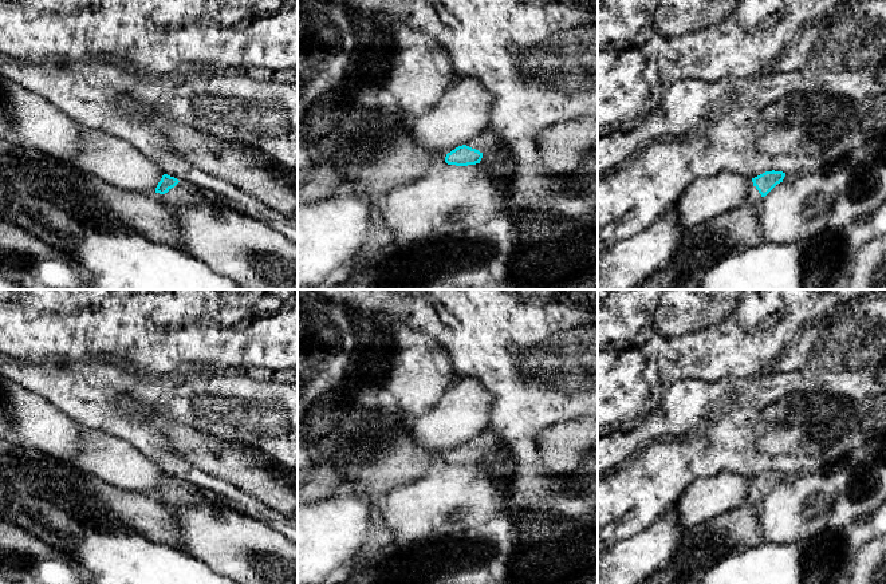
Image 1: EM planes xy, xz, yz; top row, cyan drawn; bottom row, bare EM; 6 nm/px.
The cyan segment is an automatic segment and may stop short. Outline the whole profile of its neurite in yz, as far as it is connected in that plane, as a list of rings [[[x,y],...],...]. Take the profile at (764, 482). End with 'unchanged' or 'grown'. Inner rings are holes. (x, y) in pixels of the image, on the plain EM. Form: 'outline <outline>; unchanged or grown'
outline [[[765,471],[752,478],[752,485],[748,488],[744,504],[756,506],[759,505],[777,484],[783,482],[785,473],[783,471]]]; grown

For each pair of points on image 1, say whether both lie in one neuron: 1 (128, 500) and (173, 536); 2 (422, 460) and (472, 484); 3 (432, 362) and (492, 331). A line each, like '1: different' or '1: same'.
1: same
2: different
3: different

